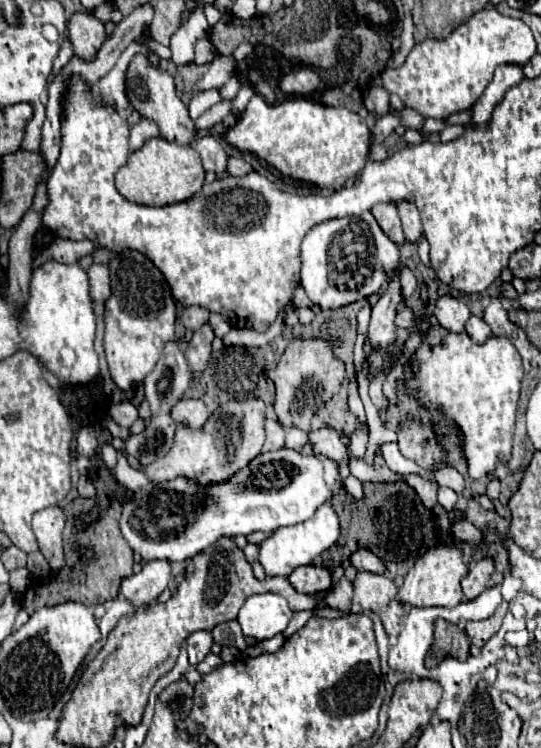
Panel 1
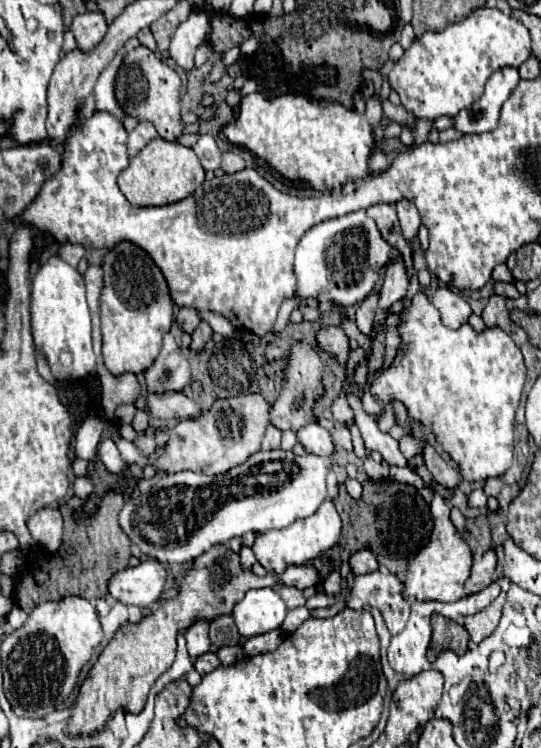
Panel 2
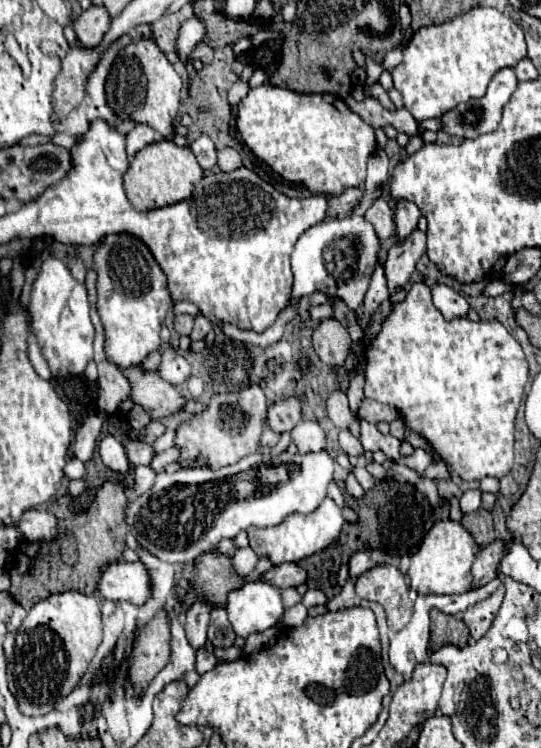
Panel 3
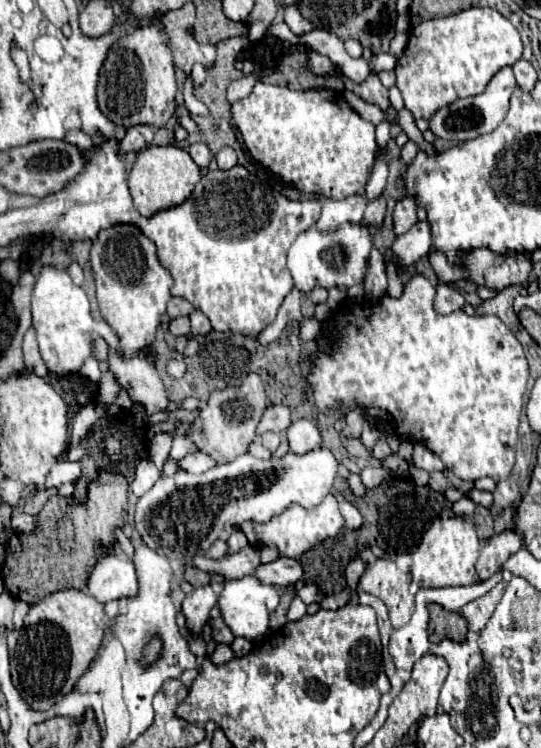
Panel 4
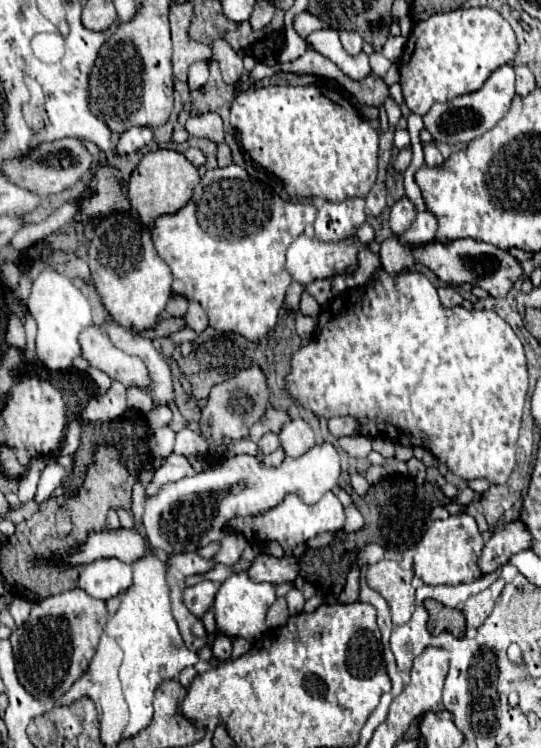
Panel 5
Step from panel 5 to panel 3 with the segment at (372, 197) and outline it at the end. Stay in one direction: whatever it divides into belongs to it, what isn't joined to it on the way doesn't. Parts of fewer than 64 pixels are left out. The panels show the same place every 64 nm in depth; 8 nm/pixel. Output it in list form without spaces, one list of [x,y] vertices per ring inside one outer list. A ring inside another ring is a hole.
[[[378,198],[364,214],[364,218],[374,226],[376,234],[380,238],[390,238],[392,234],[396,234],[394,228],[394,212],[390,210],[390,206],[386,204],[384,198]]]

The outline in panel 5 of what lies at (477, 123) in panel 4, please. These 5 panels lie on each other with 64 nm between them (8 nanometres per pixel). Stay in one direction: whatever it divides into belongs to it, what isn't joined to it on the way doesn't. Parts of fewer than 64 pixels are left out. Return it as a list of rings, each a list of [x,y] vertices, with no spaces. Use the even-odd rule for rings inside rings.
[[[504,64],[500,68],[496,68],[488,80],[484,82],[484,86],[476,92],[470,94],[462,94],[456,96],[450,102],[436,102],[424,116],[424,128],[432,134],[434,142],[446,142],[446,144],[458,144],[458,142],[470,142],[478,136],[482,136],[486,130],[494,128],[504,114],[510,108],[510,102],[514,98],[514,68],[510,64]]]

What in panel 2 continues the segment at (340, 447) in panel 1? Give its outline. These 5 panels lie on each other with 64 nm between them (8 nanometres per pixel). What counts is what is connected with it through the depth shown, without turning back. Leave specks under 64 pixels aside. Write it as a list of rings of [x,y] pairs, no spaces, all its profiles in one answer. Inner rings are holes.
[[[310,422],[310,424],[302,426],[300,430],[296,430],[296,436],[298,436],[298,442],[304,446],[304,450],[310,454],[330,456],[334,452],[332,436],[318,422]]]

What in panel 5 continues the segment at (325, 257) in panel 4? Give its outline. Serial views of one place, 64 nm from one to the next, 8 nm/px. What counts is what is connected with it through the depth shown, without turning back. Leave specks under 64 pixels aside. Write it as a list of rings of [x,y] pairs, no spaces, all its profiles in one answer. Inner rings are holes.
[[[302,234],[288,246],[286,268],[296,282],[300,282],[302,286],[308,286],[310,282],[314,282],[318,278],[328,278],[328,276],[342,274],[342,272],[348,272],[348,274],[354,272],[356,270],[356,254],[362,248],[364,248],[364,244],[360,244],[354,236],[350,236],[348,240],[340,240],[340,244],[320,244],[314,236]]]

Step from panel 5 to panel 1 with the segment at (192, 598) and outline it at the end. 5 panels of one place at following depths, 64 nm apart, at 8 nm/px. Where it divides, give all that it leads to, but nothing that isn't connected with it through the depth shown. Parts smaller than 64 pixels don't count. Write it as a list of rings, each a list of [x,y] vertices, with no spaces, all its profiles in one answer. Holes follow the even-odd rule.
[[[198,630],[194,634],[190,634],[186,638],[186,644],[188,644],[188,658],[190,658],[190,664],[196,666],[208,652],[210,652],[210,646],[212,646],[212,634],[208,630]]]

